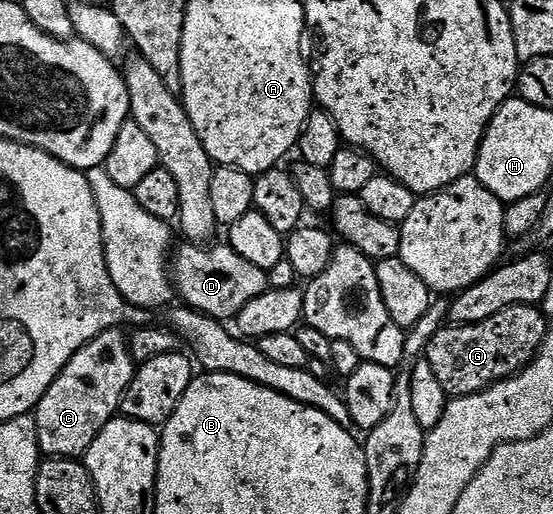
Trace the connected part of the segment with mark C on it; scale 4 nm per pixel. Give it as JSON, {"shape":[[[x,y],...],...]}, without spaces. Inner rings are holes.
{"shape":[[[109,328],[92,342],[85,343],[71,357],[69,364],[65,364],[57,380],[53,380],[49,392],[41,396],[33,411],[40,455],[82,459],[89,444],[97,440],[101,428],[120,413],[123,393],[129,388],[137,369],[128,335],[123,332],[119,328]]]}

